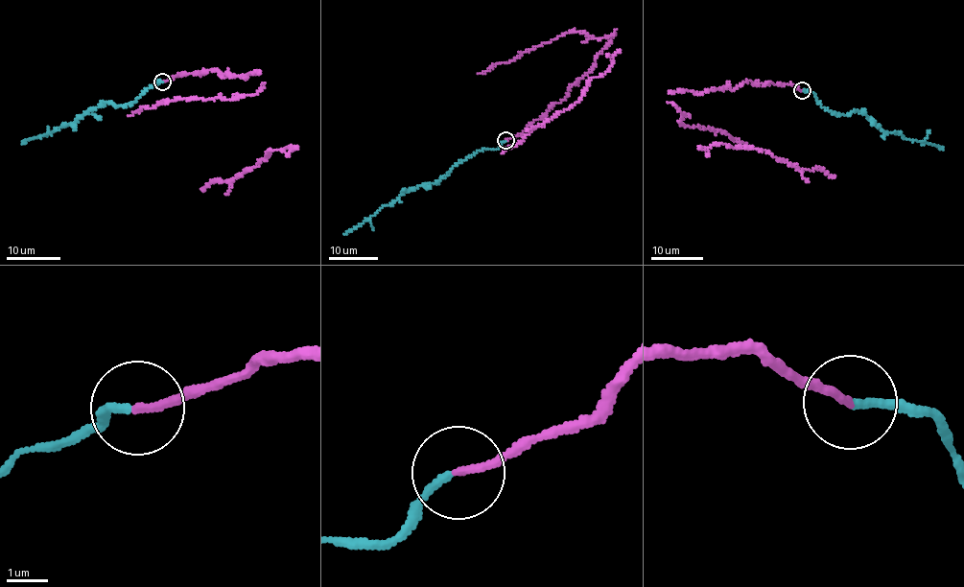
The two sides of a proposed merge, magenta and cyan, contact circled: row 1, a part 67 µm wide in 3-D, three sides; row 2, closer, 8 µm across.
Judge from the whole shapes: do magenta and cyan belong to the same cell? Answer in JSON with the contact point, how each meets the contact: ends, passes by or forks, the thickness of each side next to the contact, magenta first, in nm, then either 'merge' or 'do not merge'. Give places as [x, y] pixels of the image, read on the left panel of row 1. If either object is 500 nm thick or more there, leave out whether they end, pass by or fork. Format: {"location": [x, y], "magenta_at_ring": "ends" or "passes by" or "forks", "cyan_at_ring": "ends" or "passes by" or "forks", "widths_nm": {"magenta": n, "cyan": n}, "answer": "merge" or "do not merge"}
{"location": [162, 82], "magenta_at_ring": "ends", "cyan_at_ring": "ends", "widths_nm": {"magenta": 180, "cyan": 190}, "answer": "do not merge"}

